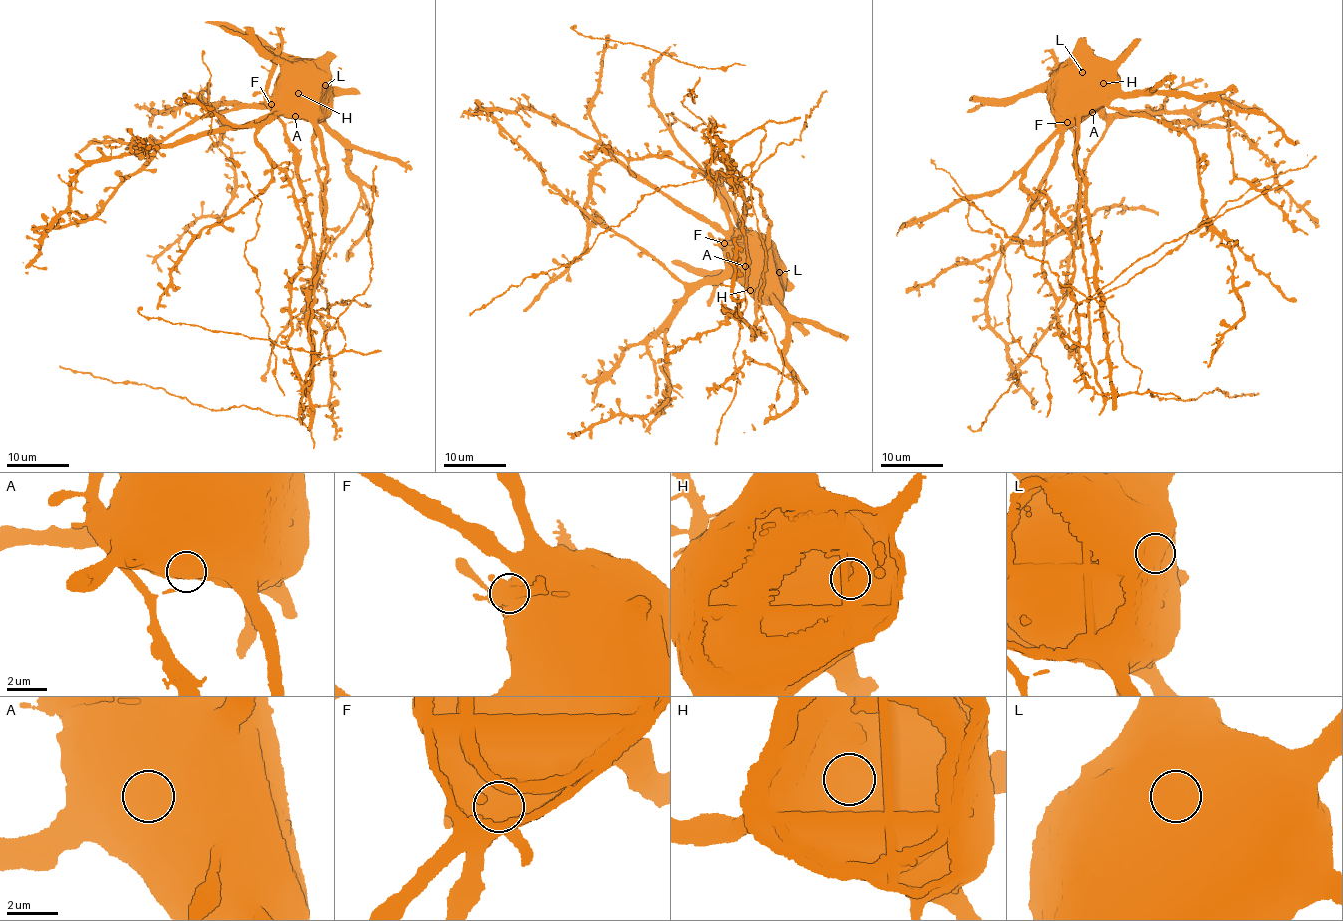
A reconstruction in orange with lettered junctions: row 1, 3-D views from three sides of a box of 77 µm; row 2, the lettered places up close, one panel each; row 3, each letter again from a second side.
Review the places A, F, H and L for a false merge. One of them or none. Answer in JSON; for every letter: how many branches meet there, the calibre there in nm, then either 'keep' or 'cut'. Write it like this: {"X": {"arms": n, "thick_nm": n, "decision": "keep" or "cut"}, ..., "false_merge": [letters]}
{"A": {"arms": 1, "thick_nm": 1150, "decision": "keep"}, "F": {"arms": 1, "thick_nm": 1350, "decision": "cut"}, "H": {"arms": 1, "thick_nm": 1350, "decision": "keep"}, "L": {"arms": 1, "thick_nm": 1250, "decision": "keep"}, "false_merge": ["F"]}

